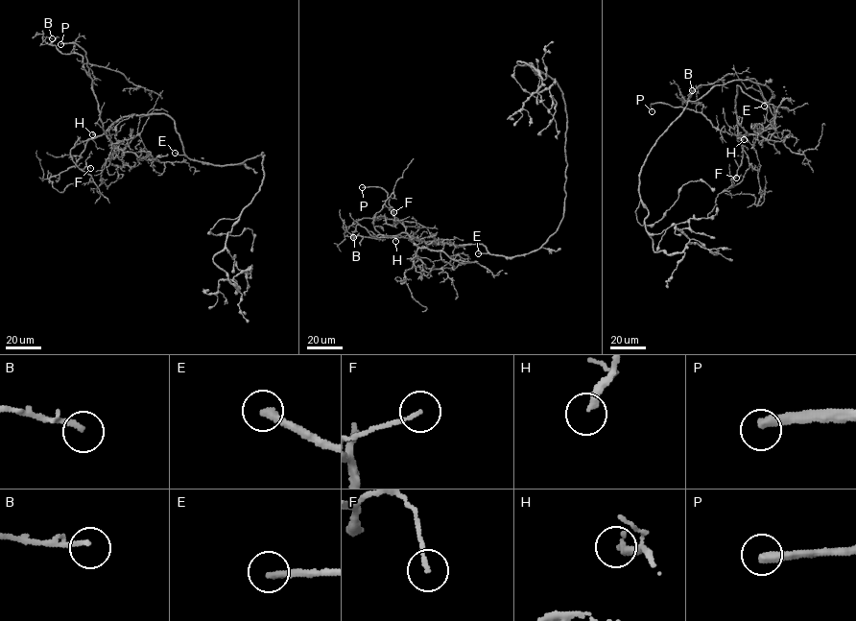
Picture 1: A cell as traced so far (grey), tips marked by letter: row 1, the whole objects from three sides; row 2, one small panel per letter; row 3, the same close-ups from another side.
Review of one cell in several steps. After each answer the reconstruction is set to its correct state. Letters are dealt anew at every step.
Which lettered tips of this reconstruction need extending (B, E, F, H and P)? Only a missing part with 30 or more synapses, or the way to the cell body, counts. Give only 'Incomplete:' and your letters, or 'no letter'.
Incomplete: E, P

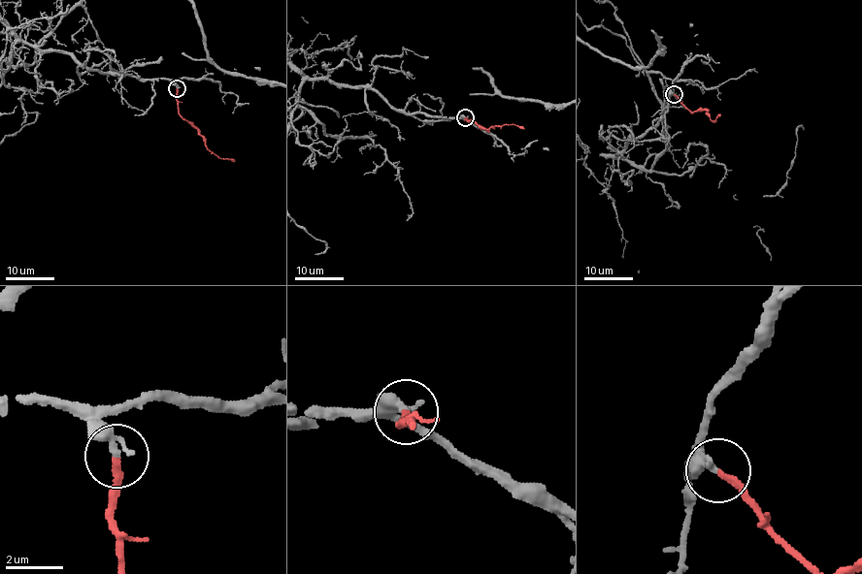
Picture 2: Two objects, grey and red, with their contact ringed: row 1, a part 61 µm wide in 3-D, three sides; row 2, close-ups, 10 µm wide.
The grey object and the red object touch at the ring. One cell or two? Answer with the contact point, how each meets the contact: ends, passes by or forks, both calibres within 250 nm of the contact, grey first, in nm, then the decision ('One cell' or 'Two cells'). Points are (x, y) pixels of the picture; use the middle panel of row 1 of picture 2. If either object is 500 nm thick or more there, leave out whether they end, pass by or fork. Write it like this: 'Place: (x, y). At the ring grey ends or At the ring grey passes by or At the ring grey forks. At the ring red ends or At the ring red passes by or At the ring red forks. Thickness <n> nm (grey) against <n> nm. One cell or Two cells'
Place: (465, 117). At the ring grey ends. At the ring red ends. Thickness 280 nm (grey) against 220 nm. One cell

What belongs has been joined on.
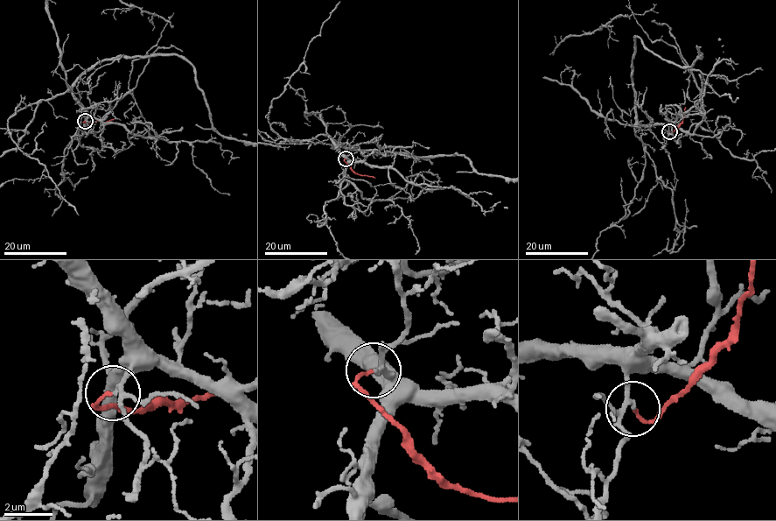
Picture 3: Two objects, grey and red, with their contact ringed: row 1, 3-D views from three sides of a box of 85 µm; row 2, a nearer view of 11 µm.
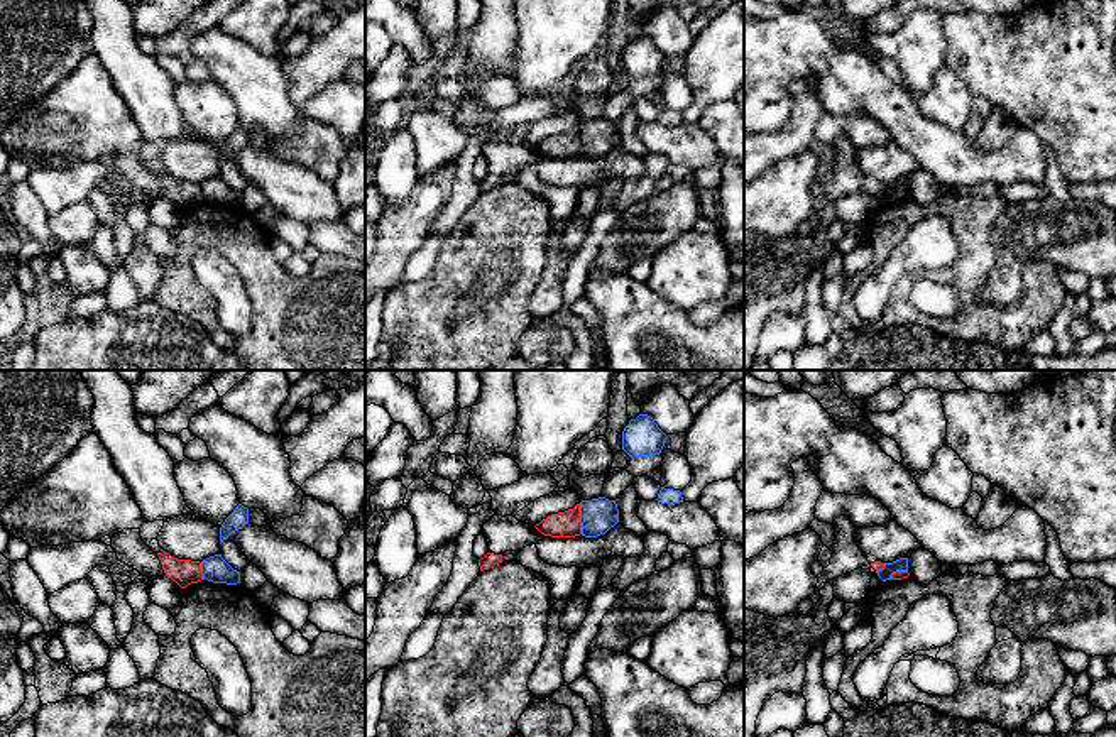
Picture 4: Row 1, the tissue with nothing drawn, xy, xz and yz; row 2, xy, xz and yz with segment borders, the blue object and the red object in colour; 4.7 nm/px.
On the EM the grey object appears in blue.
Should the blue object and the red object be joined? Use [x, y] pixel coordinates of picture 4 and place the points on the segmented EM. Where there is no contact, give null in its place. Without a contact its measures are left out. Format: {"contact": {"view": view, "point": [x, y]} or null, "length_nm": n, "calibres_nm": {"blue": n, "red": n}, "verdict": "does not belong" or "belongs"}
{"contact": {"view": "xz", "point": [580, 519]}, "length_nm": 140, "calibres_nm": {"blue": 170, "red": 130}, "verdict": "does not belong"}

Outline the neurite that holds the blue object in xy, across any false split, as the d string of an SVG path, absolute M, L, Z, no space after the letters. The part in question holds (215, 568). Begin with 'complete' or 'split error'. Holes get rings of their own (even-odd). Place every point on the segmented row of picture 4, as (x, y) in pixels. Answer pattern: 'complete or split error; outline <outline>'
complete; outline M222 554L210 556L201 561L203 578L213 583L237 585L240 583L240 571L233 570Z

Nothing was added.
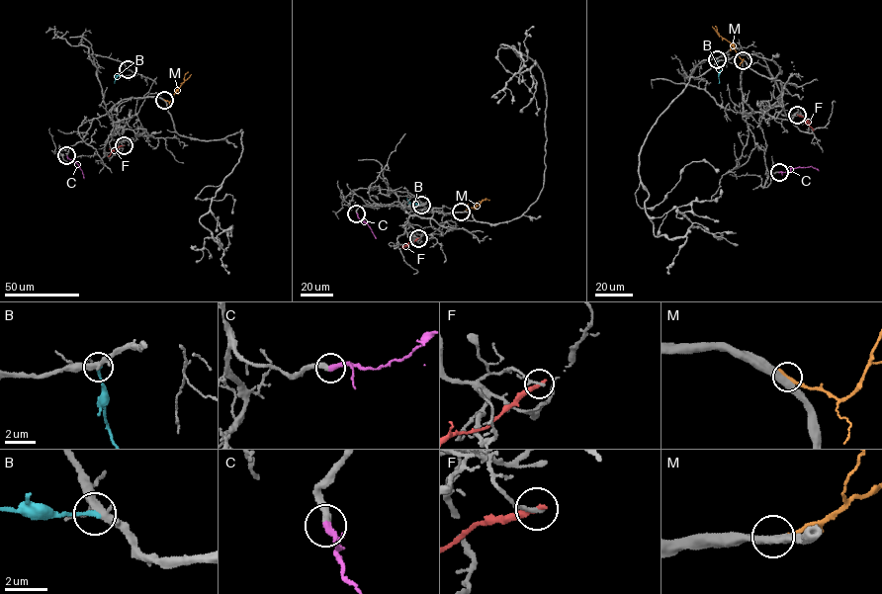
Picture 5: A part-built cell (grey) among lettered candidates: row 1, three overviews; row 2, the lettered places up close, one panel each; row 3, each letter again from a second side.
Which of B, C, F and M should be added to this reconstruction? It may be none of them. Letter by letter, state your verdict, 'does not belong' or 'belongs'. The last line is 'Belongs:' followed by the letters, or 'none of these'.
B: does not belong
C: belongs
F: does not belong
M: does not belong
Belongs: C

